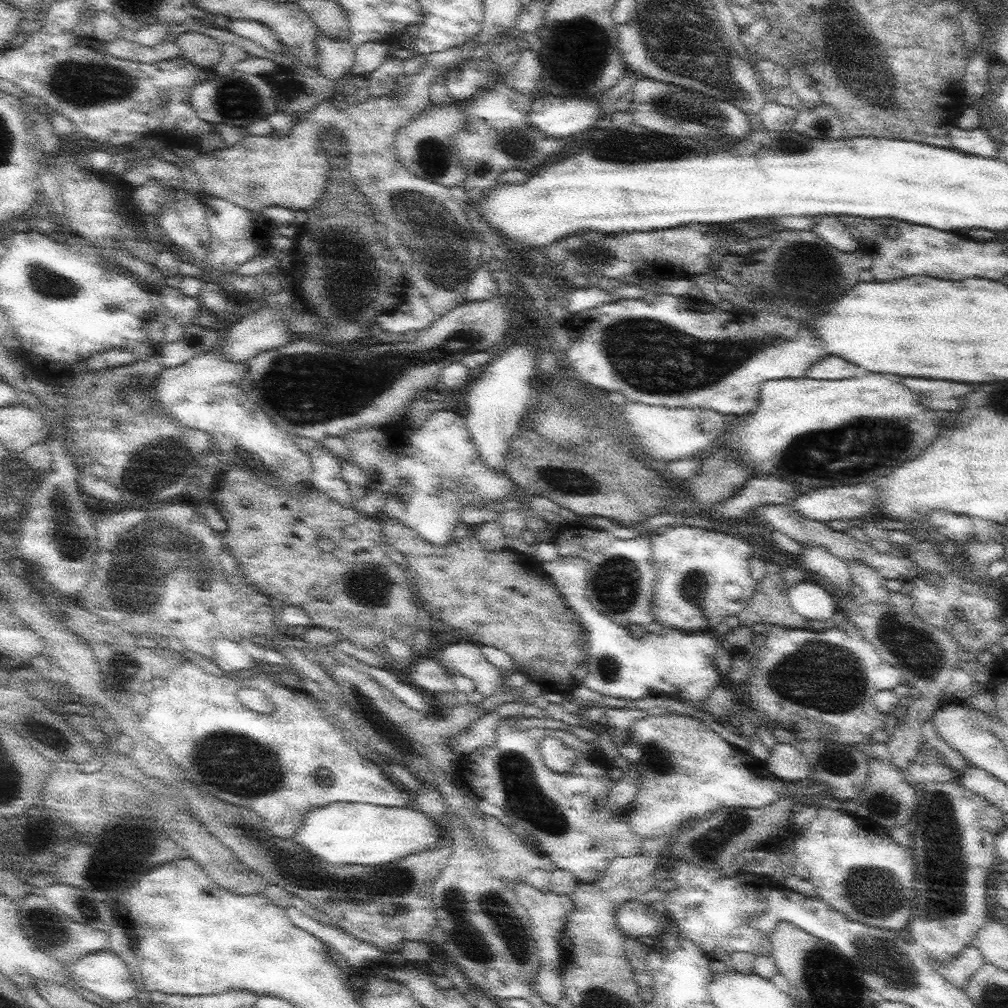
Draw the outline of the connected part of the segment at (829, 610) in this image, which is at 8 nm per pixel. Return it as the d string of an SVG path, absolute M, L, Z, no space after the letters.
M807 579L789 588L788 600L792 608L811 620L823 624L841 607L834 601L834 593L825 585Z

